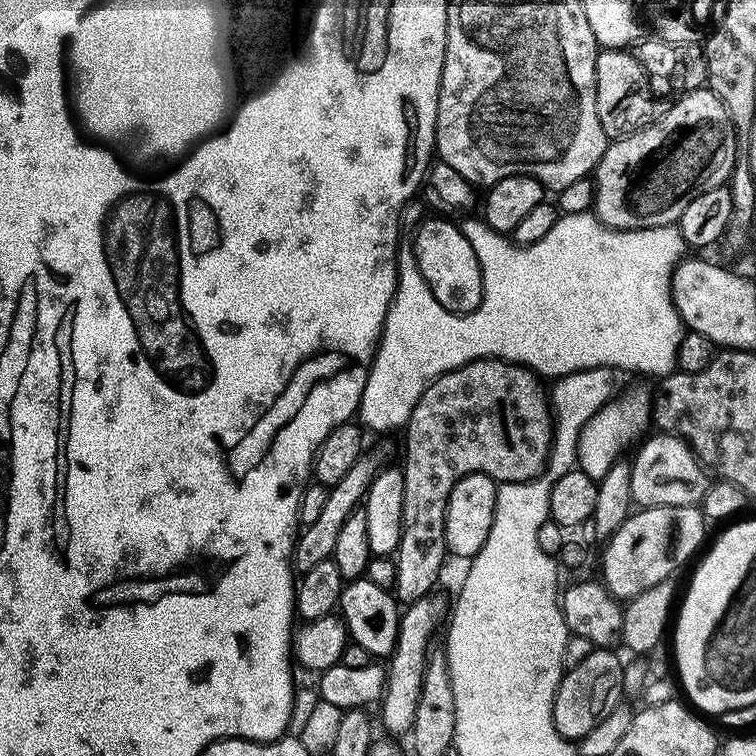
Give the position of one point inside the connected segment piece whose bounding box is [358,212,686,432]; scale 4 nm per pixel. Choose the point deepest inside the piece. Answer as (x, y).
(607, 303)

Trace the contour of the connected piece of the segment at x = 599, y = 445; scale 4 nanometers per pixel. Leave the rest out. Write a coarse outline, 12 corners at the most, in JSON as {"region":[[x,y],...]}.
{"region":[[617,395],[585,426],[579,471],[601,482],[649,435],[654,396]]}

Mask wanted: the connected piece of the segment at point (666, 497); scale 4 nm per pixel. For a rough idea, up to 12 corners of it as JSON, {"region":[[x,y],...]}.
{"region":[[645,439],[631,461],[641,509],[699,505],[709,473],[687,440]]}

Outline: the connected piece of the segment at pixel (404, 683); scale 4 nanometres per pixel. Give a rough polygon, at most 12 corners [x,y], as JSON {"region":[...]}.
{"region":[[433,594],[407,605],[387,665],[384,724],[414,726],[432,639],[446,608]]}

